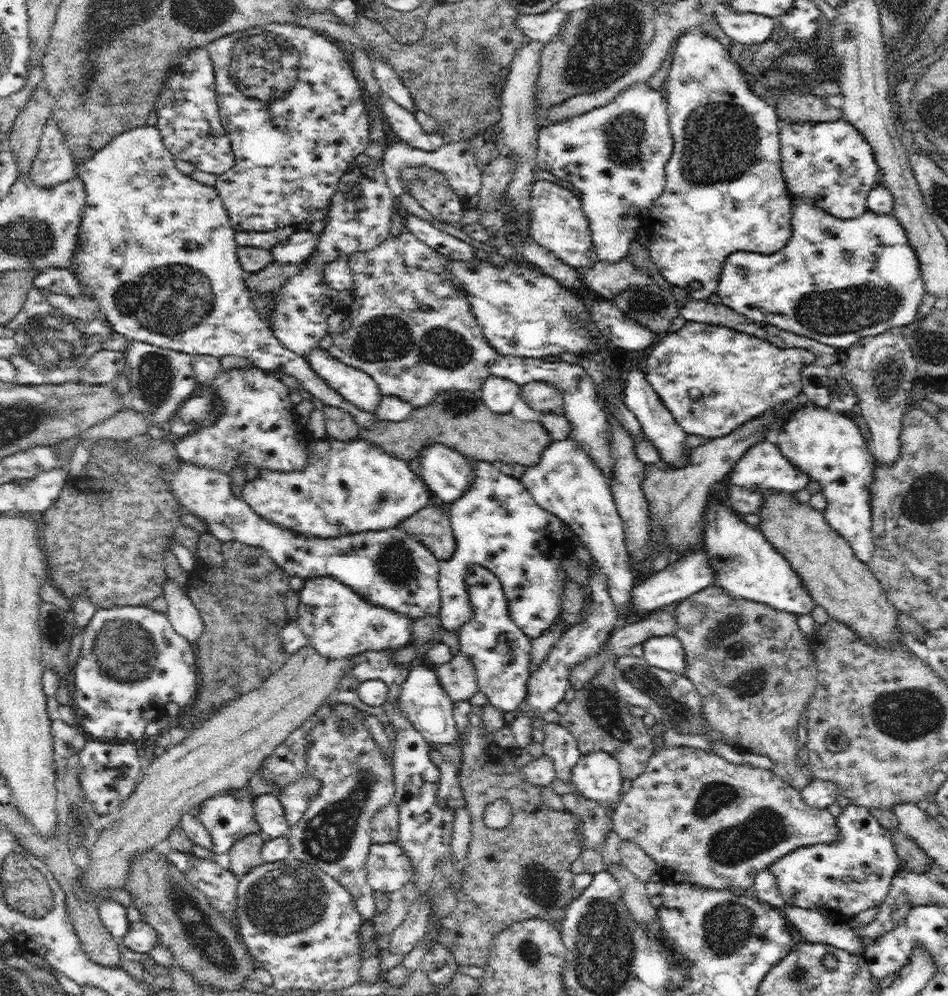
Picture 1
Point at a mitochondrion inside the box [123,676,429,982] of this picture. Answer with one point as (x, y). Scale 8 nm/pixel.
(284, 901)

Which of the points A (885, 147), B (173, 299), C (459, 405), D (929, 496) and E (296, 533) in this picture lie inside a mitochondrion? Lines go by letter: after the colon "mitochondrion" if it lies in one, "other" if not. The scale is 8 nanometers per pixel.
A: other
B: mitochondrion
C: mitochondrion
D: mitochondrion
E: other

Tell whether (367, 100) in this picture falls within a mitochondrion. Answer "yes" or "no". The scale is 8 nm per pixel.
no

